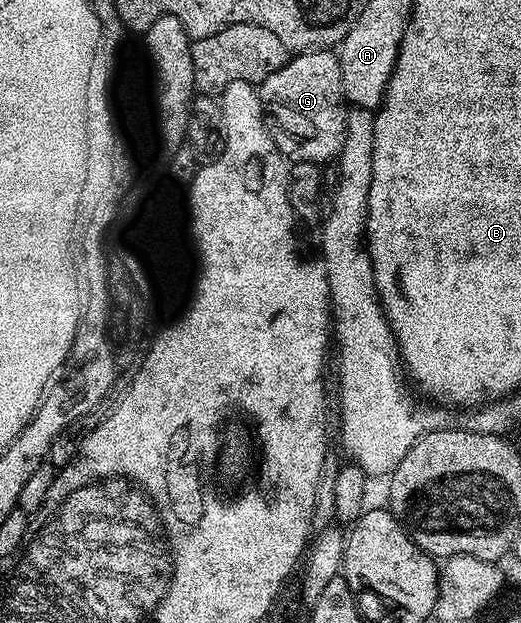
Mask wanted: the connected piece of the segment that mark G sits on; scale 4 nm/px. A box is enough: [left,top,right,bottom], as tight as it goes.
[258,50,349,161]

